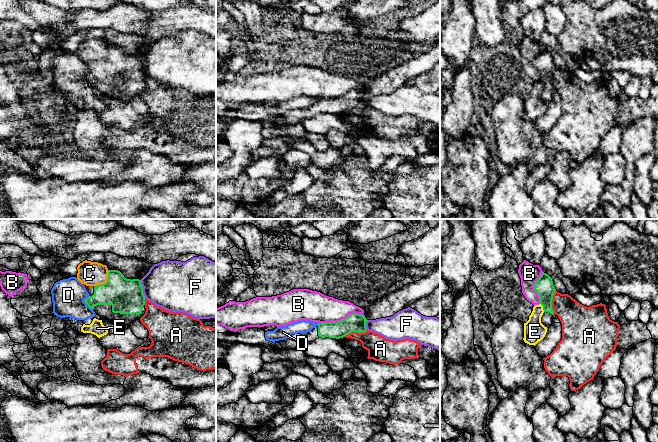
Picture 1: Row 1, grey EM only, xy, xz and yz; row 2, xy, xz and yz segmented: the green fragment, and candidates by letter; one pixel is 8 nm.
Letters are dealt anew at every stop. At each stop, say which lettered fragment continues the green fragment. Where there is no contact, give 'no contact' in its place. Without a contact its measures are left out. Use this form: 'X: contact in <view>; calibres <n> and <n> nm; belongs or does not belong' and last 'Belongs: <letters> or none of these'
A: contact in xz; calibres 150 and 190 nm; does not belong
B: contact in xz; calibres 150 and 240 nm; does not belong
C: contact in xy; calibres 280 and 190 nm; belongs
D: contact in xy; calibres 220 and 260 nm; does not belong
E: contact in yz; calibres 150 and 180 nm; does not belong
F: contact in xy; calibres 280 and 400 nm; does not belong
Belongs: C

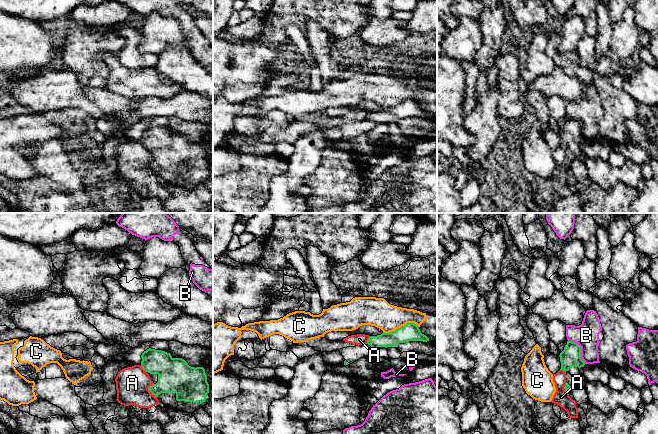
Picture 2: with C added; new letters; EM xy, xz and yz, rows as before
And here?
A: contact in xy; calibres 280 and 260 nm; does not belong
B: contact in yz; calibres 160 and 200 nm; does not belong
C: contact in xz; calibres 140 and 220 nm; does not belong
Belongs: none of these

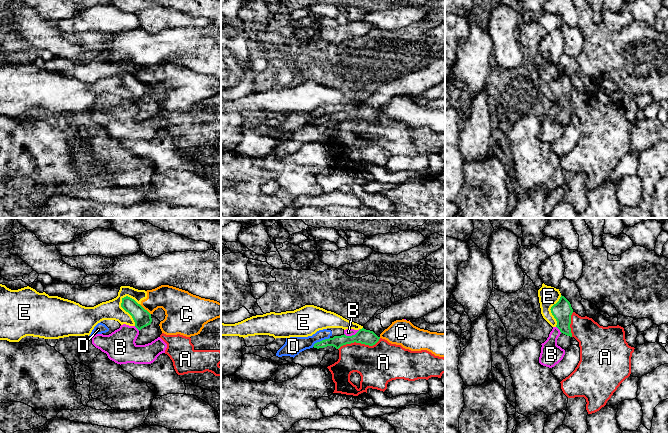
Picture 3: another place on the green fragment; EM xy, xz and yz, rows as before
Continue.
A: contact in xz; calibres 120 and 320 nm; does not belong
B: contact in xz; calibres 120 and 60 nm; does not belong
C: contact in xy; calibres 140 and 220 nm; does not belong
D: contact in xz; calibres 100 and 150 nm; does not belong
E: contact in xy; calibres 140 and 160 nm; does not belong
Belongs: none of these

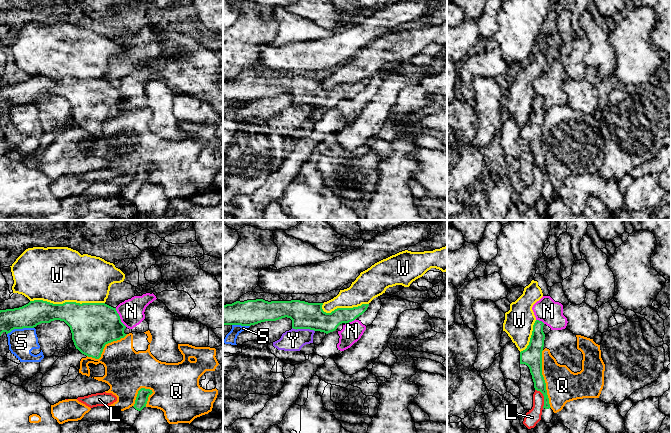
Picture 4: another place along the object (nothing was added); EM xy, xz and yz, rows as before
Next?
L: contact in yz; calibres 100 and 120 nm; does not belong
N: contact in xy; calibres 360 and 200 nm; does not belong
Q: contact in yz; calibres 160 and 260 nm; does not belong
S: contact in xy; calibres 190 and 220 nm; does not belong
W: contact in xy; calibres 340 and 460 nm; does not belong
Y: contact in xz; calibres 220 and 180 nm; does not belong
Belongs: none of these

